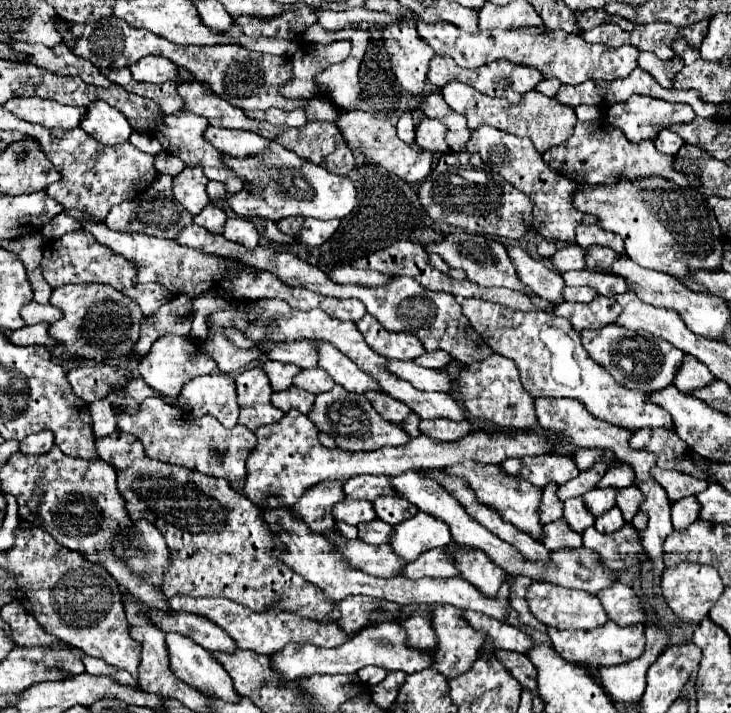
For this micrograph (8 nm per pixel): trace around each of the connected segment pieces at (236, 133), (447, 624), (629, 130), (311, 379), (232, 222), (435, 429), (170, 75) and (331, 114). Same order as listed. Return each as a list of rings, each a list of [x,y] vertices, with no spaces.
[[[209,126],[205,130],[205,138],[225,156],[233,158],[245,158],[245,156],[257,156],[269,148],[271,140],[257,136],[247,130],[227,130],[227,128],[215,128]]]
[[[433,606],[433,614],[431,614],[431,626],[437,634],[437,646],[433,650],[433,670],[441,672],[447,678],[455,678],[461,672],[467,672],[473,662],[479,656],[479,650],[483,646],[483,634],[475,632],[463,618],[461,618],[461,610],[455,606]]]
[[[633,96],[625,102],[613,104],[607,110],[609,124],[619,128],[625,134],[625,138],[629,138],[629,142],[635,142],[635,144],[643,140],[655,140],[663,128],[671,128],[673,124],[689,124],[693,118],[695,114],[689,104],[669,104],[665,100],[657,100],[649,96]]]
[[[311,368],[311,370],[301,370],[295,378],[293,378],[293,384],[307,390],[307,392],[313,392],[313,394],[319,394],[319,392],[329,392],[335,382],[333,378],[329,378],[329,374],[325,374],[325,370],[321,368]]]
[[[229,218],[225,222],[225,232],[223,236],[231,242],[237,242],[237,244],[243,244],[245,248],[255,248],[257,242],[259,242],[259,234],[255,230],[255,226],[245,220],[245,218]]]
[[[437,418],[437,420],[421,420],[421,434],[441,440],[441,442],[457,442],[459,438],[467,436],[471,432],[469,422],[453,422],[447,418]]]
[[[145,56],[135,62],[129,70],[137,82],[179,82],[177,66],[163,56]]]
[[[317,98],[317,102],[307,104],[307,120],[327,120],[335,122],[337,108],[331,102],[325,102],[325,98]]]

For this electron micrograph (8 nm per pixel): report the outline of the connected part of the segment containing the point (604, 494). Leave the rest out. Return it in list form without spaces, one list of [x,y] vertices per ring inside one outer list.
[[[593,488],[583,496],[583,502],[587,510],[595,518],[599,518],[601,514],[605,514],[615,506],[615,494],[617,494],[617,488]]]

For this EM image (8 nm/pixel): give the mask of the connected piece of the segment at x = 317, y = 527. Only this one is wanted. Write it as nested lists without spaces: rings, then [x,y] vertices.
[[[321,482],[311,486],[291,508],[313,534],[327,534],[333,530],[335,522],[331,518],[331,508],[343,500],[343,482]]]

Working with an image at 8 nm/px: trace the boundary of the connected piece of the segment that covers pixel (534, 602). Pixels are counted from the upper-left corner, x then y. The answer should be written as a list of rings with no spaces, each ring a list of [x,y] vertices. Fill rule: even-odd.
[[[533,582],[525,594],[525,600],[529,604],[529,610],[537,620],[541,620],[545,626],[553,626],[557,630],[593,630],[607,622],[607,614],[599,602],[597,596],[587,594],[583,590],[571,590],[561,588],[557,584],[549,582]]]

